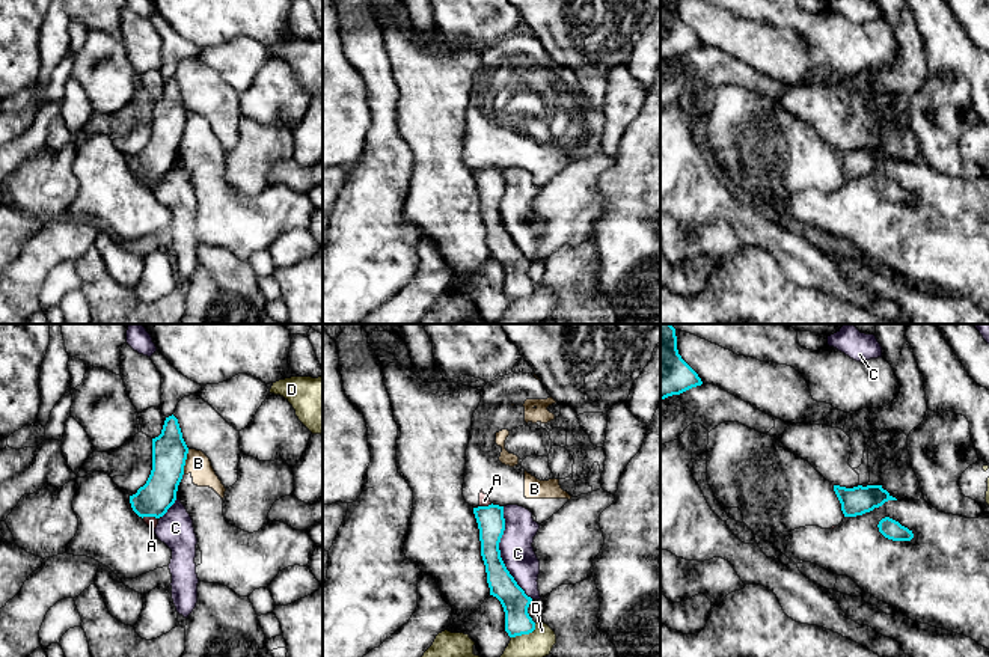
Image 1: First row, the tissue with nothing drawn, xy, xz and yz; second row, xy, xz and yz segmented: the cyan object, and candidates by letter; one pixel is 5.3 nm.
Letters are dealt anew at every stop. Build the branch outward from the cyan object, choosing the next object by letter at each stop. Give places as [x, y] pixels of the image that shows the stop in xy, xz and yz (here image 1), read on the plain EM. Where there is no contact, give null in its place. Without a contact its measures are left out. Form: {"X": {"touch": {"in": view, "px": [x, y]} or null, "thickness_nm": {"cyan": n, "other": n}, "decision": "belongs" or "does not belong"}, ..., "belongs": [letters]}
{"A": {"touch": {"in": "xy", "px": [150, 178]}, "thickness_nm": {"cyan": 180, "other": 60}, "decision": "does not belong"}, "B": {"touch": {"in": "xy", "px": [184, 124]}, "thickness_nm": {"cyan": 190, "other": 120}, "decision": "does not belong"}, "C": {"touch": {"in": "xz", "px": [499, 216]}, "thickness_nm": {"cyan": 150, "other": 180}, "decision": "does not belong"}, "D": {"touch": {"in": "xz", "px": [525, 296]}, "thickness_nm": {"cyan": 140, "other": 200}, "decision": "does not belong"}, "belongs": []}

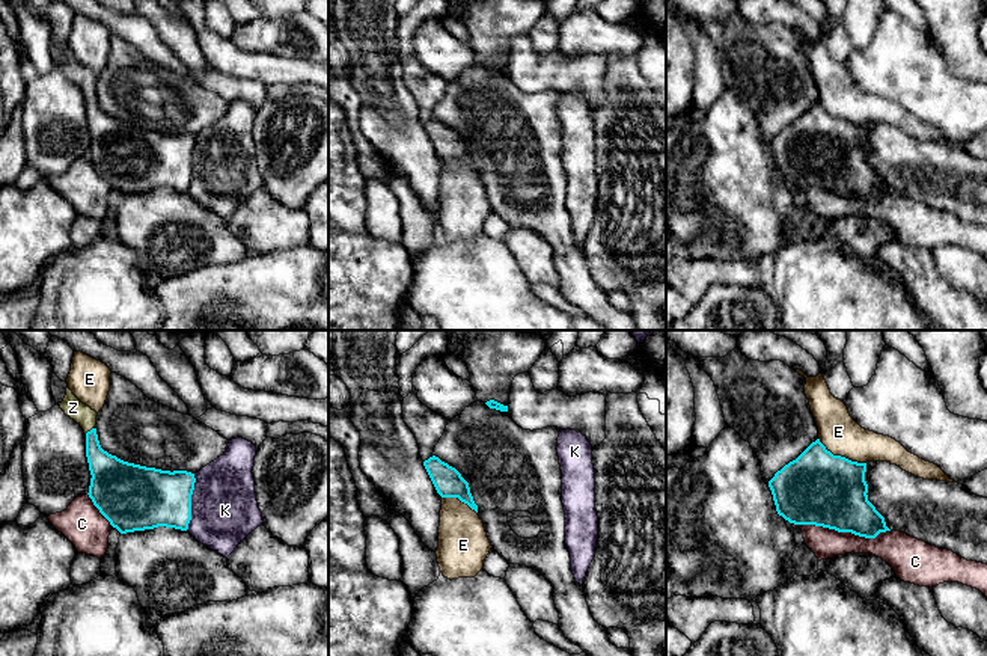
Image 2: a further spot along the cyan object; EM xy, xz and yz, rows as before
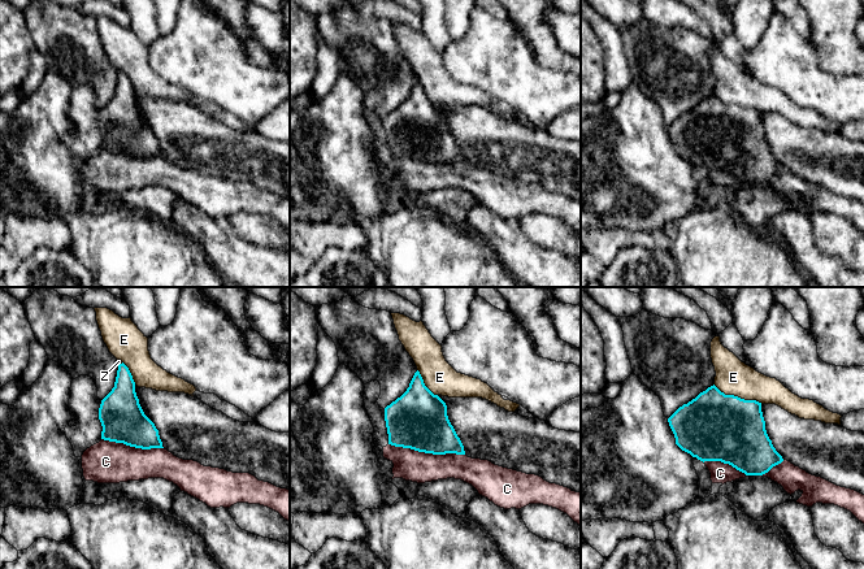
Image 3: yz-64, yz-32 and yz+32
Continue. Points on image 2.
{"C": {"touch": {"in": "yz", "px": [841, 193]}, "thickness_nm": {"cyan": 380, "other": 160}, "decision": "does not belong"}, "E": {"touch": {"in": "yz", "px": [840, 118]}, "thickness_nm": {"cyan": 380, "other": 220}, "decision": "does not belong"}, "K": {"touch": {"in": "xy", "px": [190, 165]}, "thickness_nm": {"cyan": 340, "other": 360}, "decision": "does not belong"}, "Z": {"touch": {"in": "xy", "px": [91, 92]}, "thickness_nm": {"cyan": 190, "other": 110}, "decision": "belongs"}, "belongs": ["Z"]}

